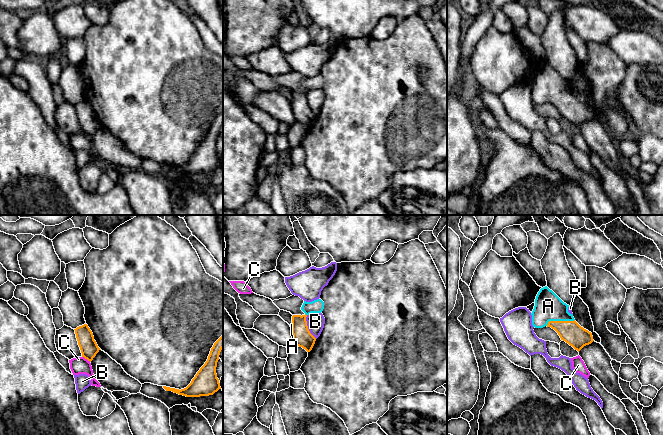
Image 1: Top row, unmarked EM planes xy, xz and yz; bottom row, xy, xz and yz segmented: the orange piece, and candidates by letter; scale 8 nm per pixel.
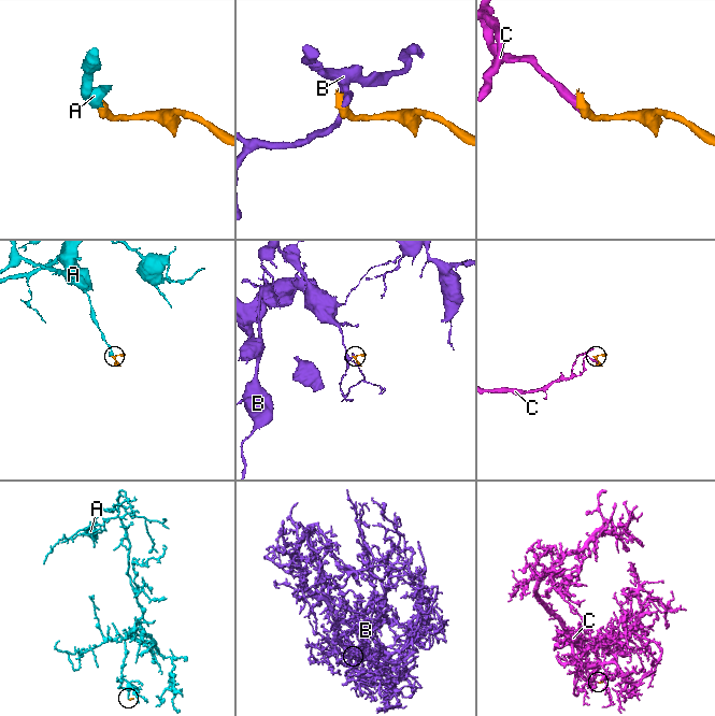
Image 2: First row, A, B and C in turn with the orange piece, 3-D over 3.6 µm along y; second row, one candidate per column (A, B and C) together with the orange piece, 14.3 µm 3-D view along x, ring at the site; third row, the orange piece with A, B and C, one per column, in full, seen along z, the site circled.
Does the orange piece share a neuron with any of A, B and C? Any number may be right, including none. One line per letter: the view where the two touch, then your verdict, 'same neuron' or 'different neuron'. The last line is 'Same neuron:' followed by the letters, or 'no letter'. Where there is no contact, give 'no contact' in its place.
A: yz | same neuron
B: xz | different neuron
C: xy | different neuron
Same neuron: A

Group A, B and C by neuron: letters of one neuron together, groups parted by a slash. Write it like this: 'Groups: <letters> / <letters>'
Groups: A / B / C

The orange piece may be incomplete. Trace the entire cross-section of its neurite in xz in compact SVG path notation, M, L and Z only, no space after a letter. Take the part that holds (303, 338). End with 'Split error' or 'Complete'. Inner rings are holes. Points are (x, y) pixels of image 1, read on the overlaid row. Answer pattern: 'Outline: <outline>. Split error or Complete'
Outline: M321 299L312 302L304 301L301 310L304 315L293 315L292 324L290 325L293 339L296 346L302 347L307 352L310 352L315 344L316 338L310 333L306 317L311 313L321 313L324 309L324 302Z. Split error

